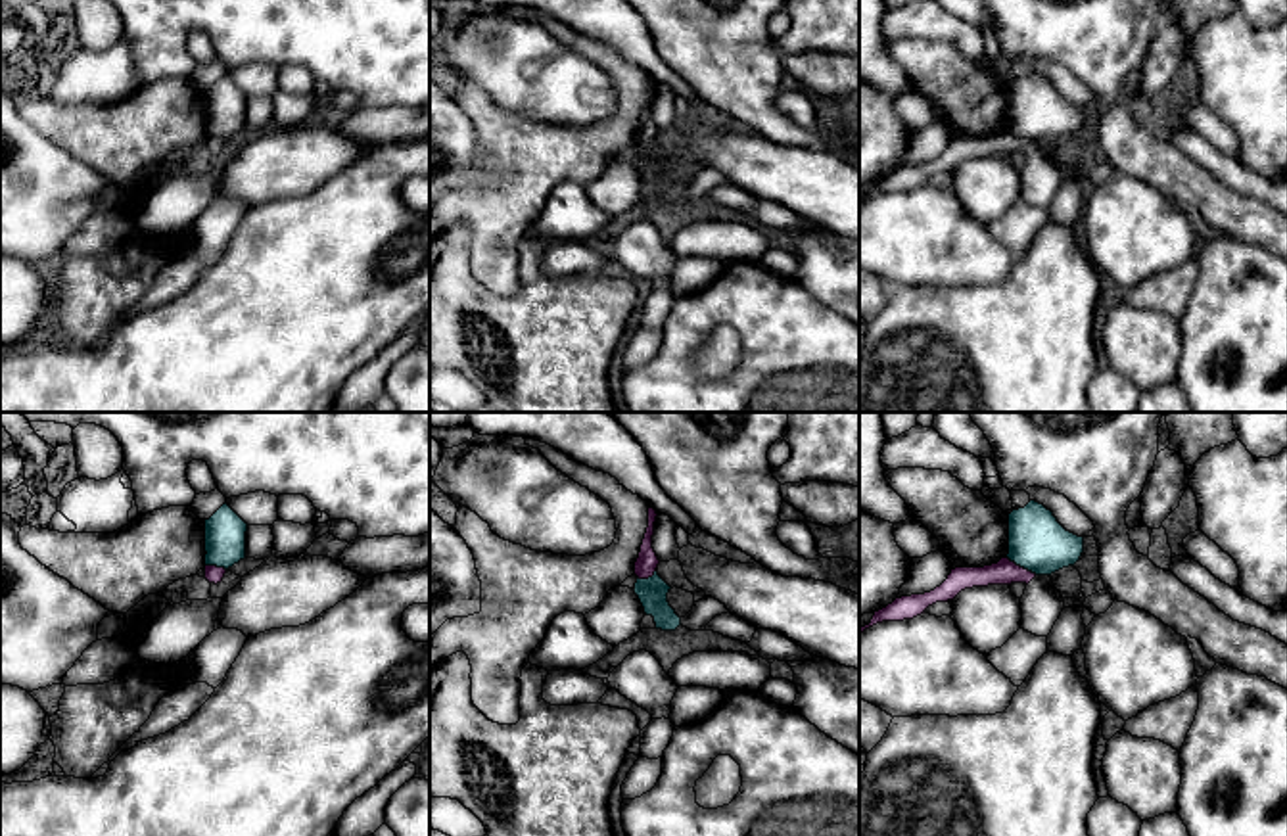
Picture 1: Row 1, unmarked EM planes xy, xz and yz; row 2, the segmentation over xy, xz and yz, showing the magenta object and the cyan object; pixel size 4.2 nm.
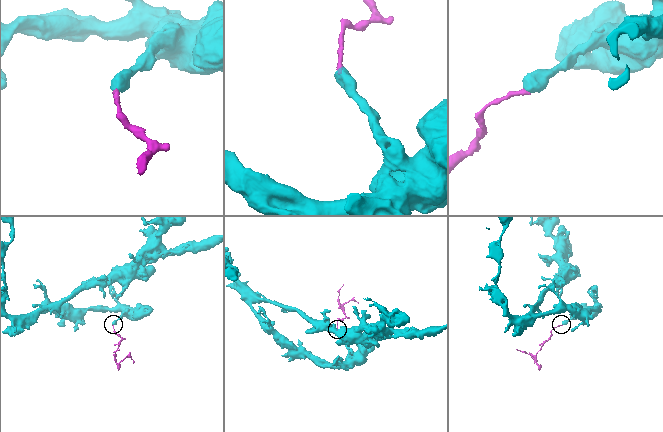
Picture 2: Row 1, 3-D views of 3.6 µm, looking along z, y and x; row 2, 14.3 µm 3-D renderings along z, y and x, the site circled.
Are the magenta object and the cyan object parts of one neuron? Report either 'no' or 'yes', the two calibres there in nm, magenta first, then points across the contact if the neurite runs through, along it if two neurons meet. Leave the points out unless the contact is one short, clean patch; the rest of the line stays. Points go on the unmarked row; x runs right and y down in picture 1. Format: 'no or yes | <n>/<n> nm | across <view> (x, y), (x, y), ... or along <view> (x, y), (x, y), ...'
no | 110/240 nm | along yz (1007, 127), (1036, 144)

